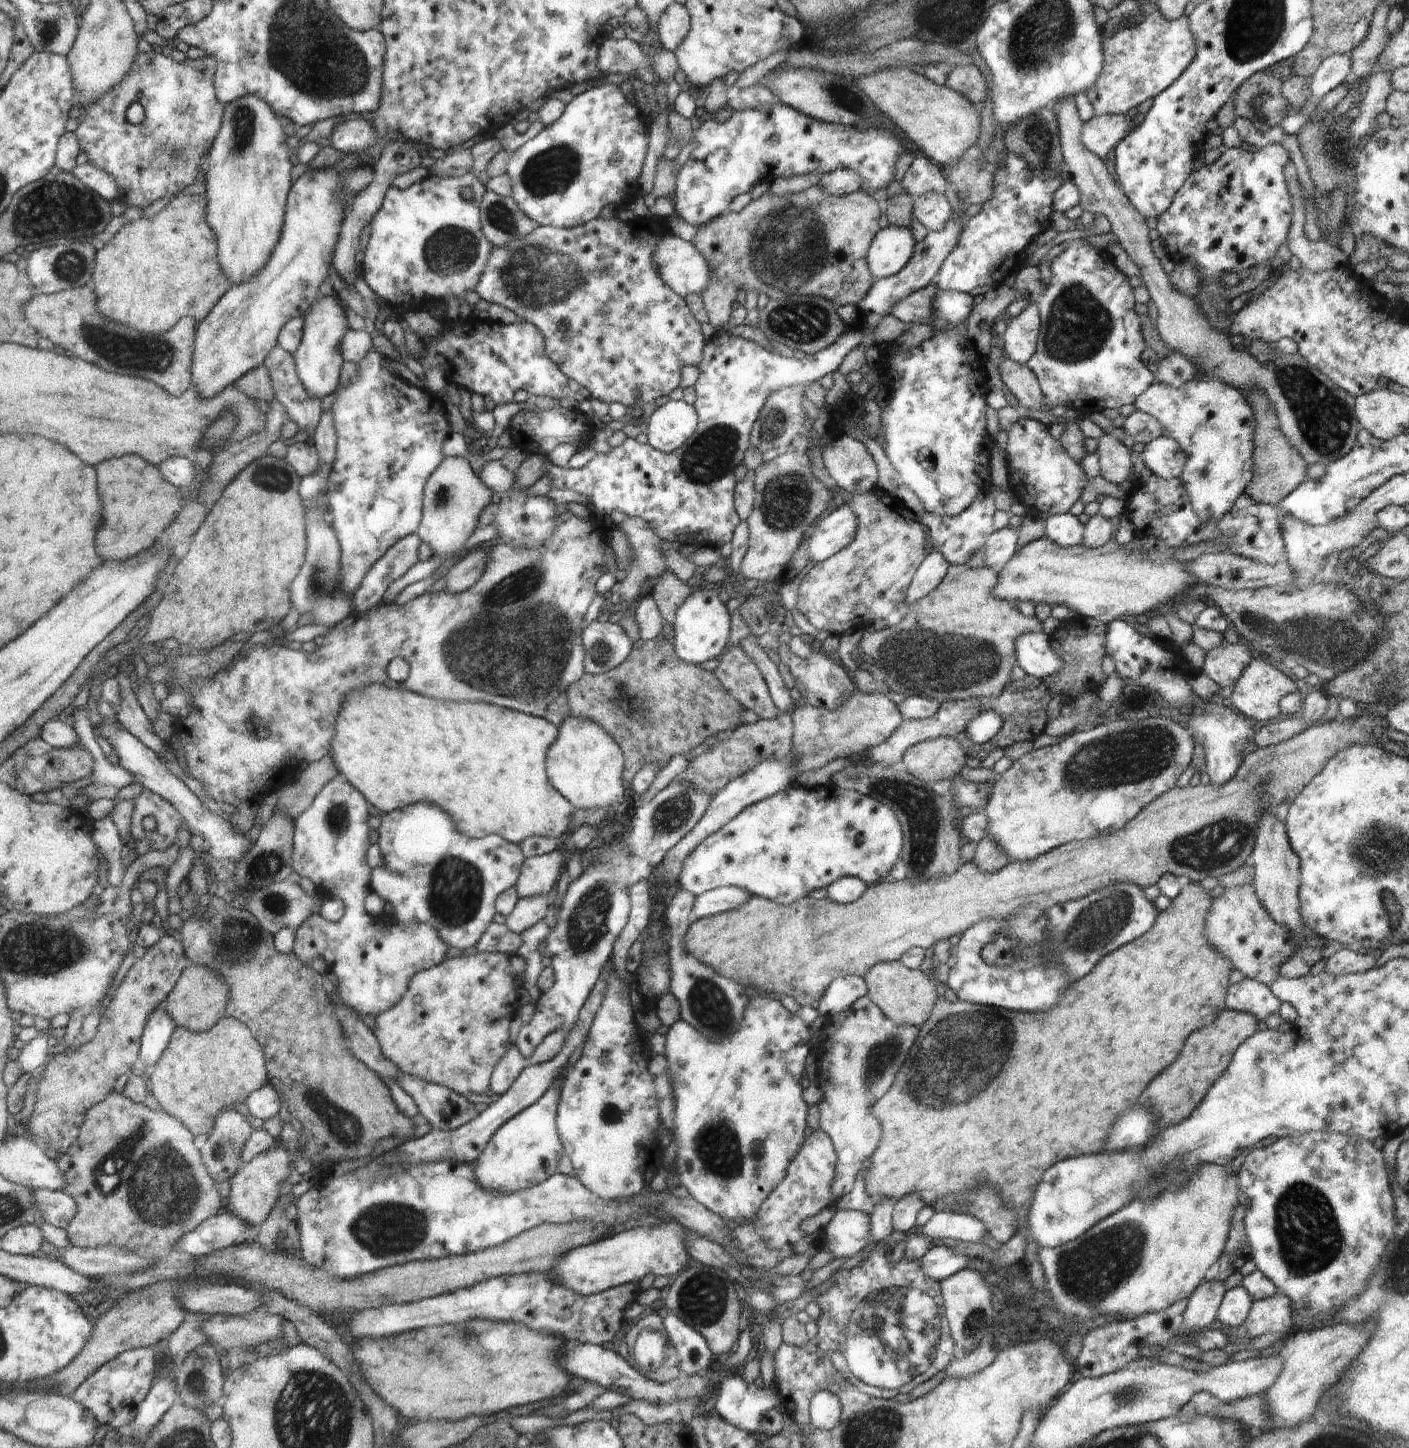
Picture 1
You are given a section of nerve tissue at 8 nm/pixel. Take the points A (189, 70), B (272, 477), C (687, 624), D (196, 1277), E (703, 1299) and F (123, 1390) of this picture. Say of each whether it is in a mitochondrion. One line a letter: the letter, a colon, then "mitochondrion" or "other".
A: other
B: mitochondrion
C: other
D: other
E: mitochondrion
F: other

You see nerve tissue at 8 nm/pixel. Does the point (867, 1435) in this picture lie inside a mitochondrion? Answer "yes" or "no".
yes

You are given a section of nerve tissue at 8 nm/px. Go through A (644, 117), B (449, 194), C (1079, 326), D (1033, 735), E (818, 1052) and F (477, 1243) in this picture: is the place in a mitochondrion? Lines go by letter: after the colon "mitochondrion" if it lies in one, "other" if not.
A: other
B: other
C: mitochondrion
D: other
E: other
F: other

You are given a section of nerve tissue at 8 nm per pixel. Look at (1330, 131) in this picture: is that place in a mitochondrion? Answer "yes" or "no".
yes

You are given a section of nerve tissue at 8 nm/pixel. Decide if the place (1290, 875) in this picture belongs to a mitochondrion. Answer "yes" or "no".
no

